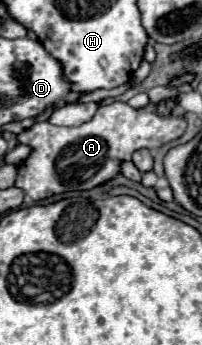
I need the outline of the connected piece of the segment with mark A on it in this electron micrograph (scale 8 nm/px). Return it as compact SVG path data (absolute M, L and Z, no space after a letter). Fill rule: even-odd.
M114 101L100 105L96 115L78 127L56 127L48 121L40 121L18 135L18 141L26 141L32 151L18 167L16 187L36 203L68 191L90 191L114 179L120 173L120 163L130 161L134 151L160 149L162 145L180 139L184 131L184 109L178 105L170 117L160 117L154 113L154 105L134 109L126 103Z

